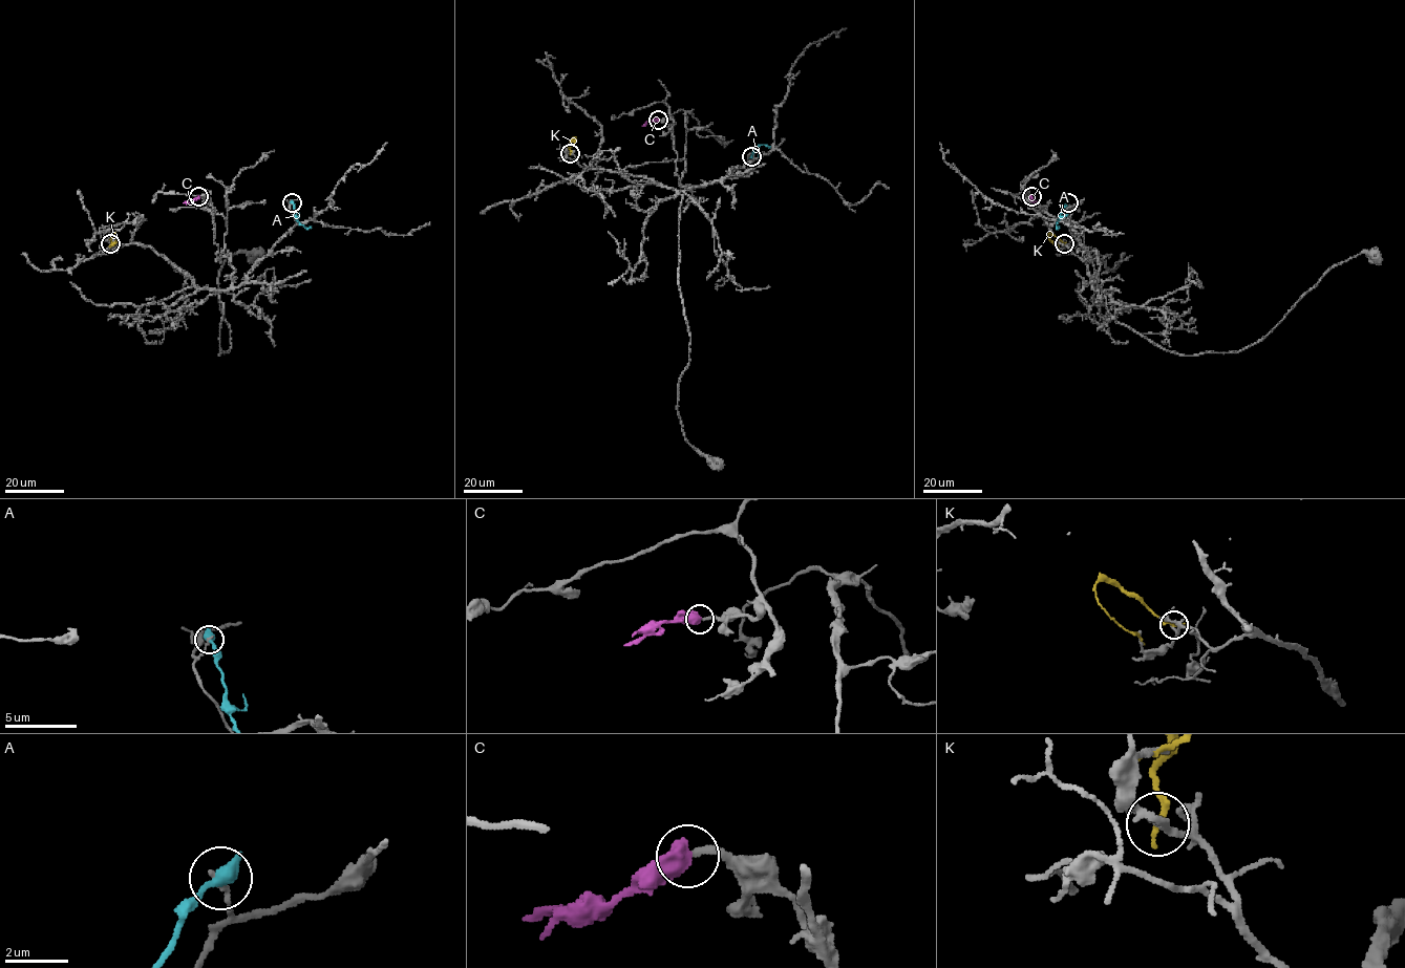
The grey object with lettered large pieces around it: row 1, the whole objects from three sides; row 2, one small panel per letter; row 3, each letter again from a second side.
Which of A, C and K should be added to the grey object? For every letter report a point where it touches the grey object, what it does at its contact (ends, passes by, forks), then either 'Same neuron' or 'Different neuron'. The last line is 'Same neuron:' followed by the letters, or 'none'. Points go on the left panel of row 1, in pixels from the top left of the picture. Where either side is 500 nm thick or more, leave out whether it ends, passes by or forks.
A: Touches grey at (292, 202). Different neuron
C: Touches grey at (198, 196). Same neuron
K: Touches grey at (110, 243). It ends there. Different neuron
Same neuron: C

